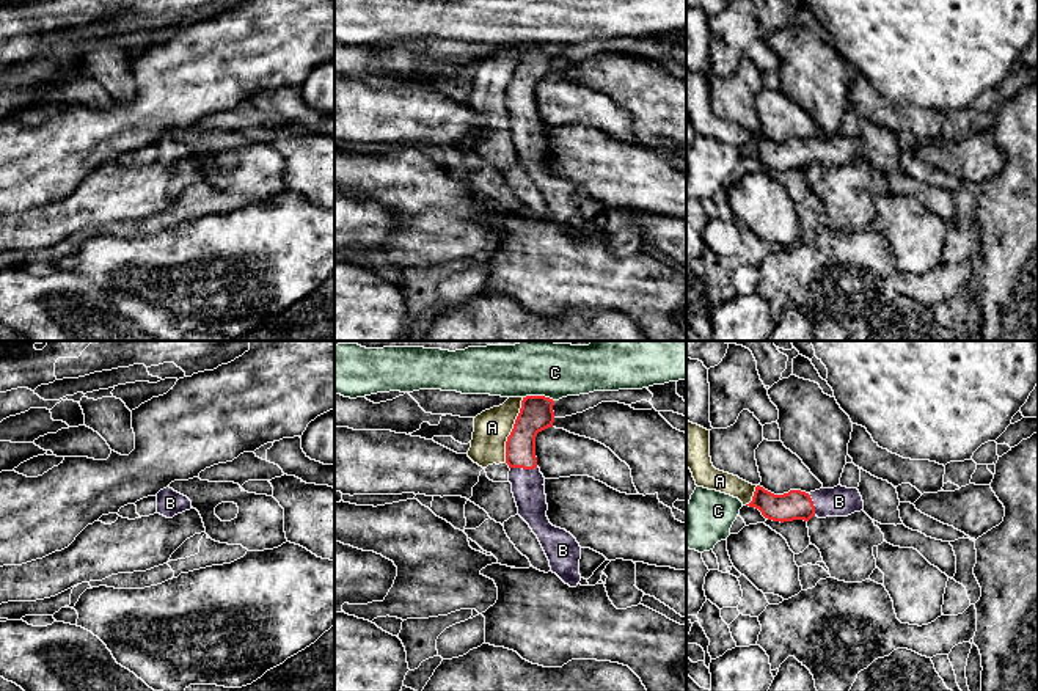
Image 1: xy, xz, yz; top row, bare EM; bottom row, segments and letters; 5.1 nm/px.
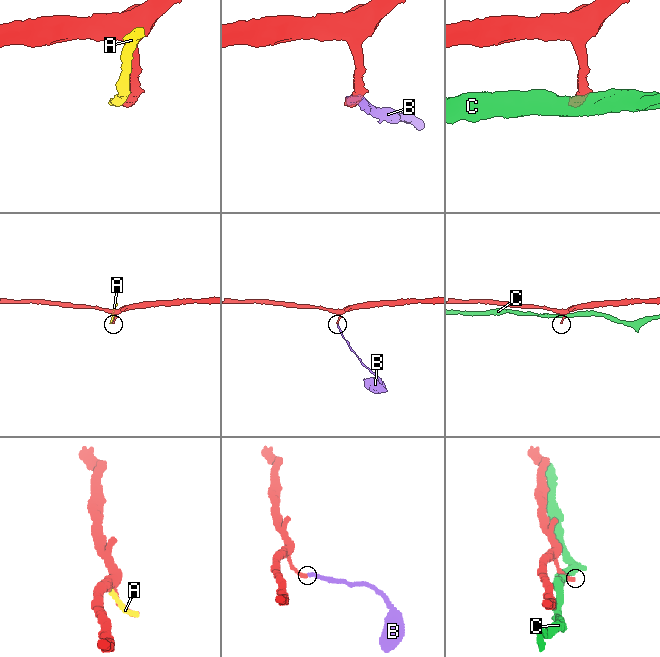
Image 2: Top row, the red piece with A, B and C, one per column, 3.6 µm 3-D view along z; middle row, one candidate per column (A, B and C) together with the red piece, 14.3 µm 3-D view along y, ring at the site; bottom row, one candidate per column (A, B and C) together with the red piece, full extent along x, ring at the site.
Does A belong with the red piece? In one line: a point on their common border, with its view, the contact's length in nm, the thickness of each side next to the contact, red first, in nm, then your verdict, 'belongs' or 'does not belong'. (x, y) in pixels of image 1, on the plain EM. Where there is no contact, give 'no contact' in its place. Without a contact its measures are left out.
contact xz (512, 77); length 340 nm; calibres 170 and 190 nm; does not belong

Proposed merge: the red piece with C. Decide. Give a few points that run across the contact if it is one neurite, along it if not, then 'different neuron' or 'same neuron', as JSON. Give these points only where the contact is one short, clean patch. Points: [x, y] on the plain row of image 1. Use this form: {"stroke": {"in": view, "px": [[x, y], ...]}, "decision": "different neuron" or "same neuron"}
{"stroke": {"in": "xz", "px": [[523, 44], [548, 44], [553, 49]]}, "decision": "different neuron"}

